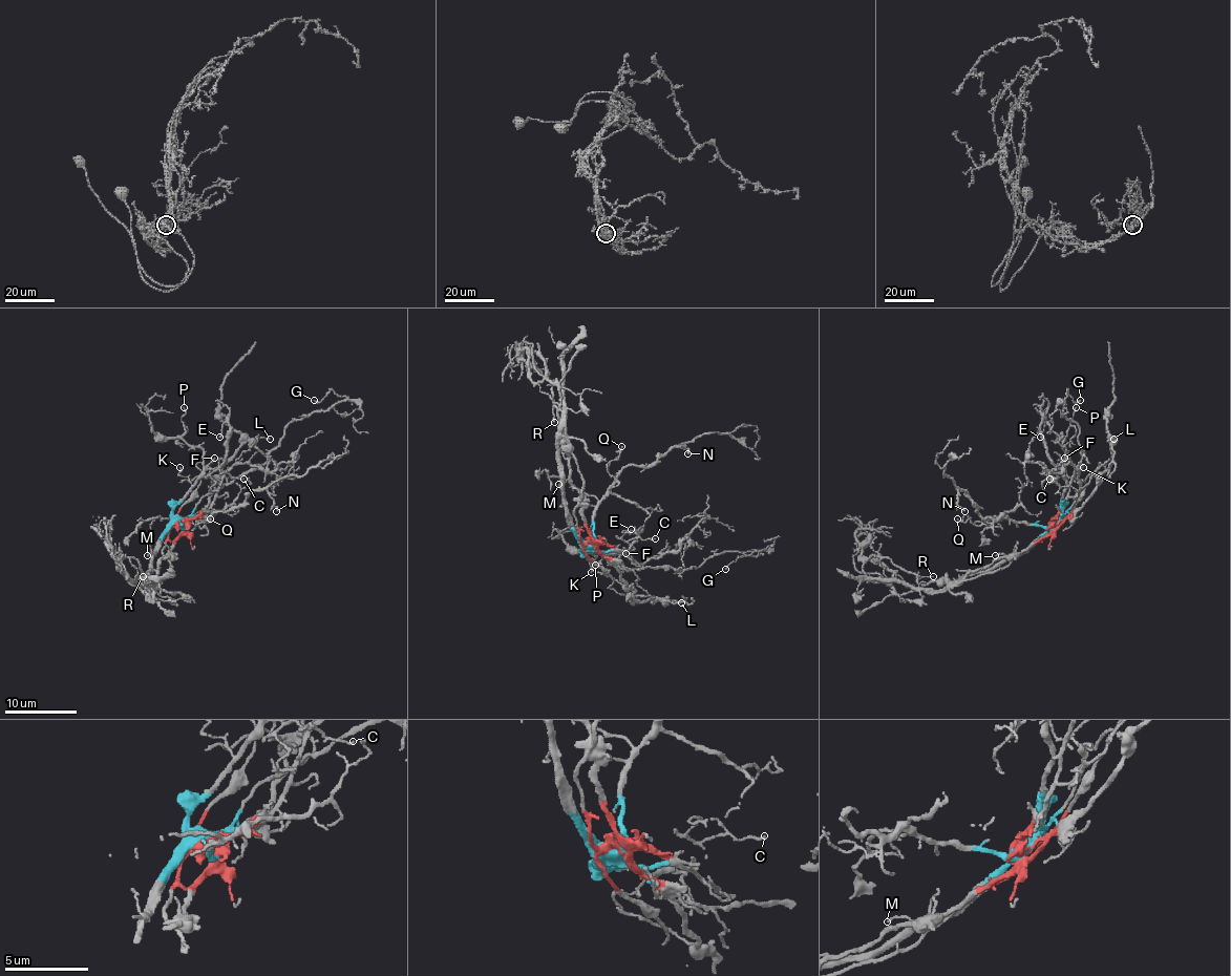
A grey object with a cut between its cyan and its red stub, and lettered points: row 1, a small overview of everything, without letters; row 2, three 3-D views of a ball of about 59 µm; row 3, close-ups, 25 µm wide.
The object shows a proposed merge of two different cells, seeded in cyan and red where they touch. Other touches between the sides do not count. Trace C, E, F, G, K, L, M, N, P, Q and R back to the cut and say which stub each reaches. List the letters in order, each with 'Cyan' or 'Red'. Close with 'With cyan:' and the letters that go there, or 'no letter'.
C: Cyan
E: Cyan
F: Cyan
G: Cyan
K: Cyan
L: Red
M: Cyan
N: Cyan
P: Cyan
Q: Cyan
R: Red
With cyan: C, E, F, G, K, M, N, P, Q

